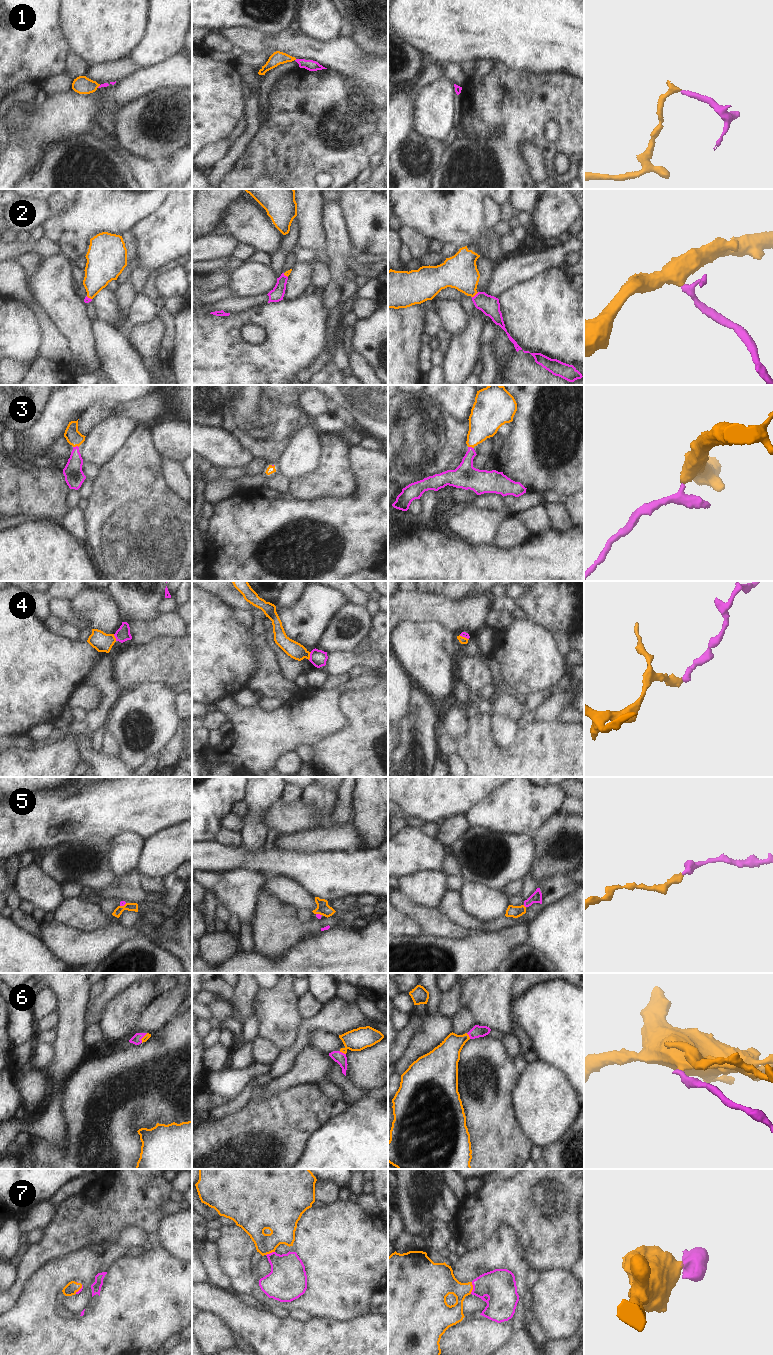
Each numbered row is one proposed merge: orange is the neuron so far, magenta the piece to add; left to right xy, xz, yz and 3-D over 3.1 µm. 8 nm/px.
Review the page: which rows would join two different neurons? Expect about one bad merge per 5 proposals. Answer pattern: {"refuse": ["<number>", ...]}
{"refuse": []}

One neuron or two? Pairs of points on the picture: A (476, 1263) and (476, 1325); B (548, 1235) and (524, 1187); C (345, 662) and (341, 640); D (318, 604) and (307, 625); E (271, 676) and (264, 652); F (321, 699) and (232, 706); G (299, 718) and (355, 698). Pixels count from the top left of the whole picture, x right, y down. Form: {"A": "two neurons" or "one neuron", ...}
{"A": "one neuron", "B": "one neuron", "C": "two neurons", "D": "one neuron", "E": "one neuron", "F": "one neuron", "G": "two neurons"}

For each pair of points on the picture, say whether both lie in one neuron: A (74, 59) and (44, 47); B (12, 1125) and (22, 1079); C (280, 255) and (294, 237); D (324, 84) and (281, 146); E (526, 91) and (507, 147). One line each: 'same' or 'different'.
A: different
B: different
C: same
D: same
E: different

